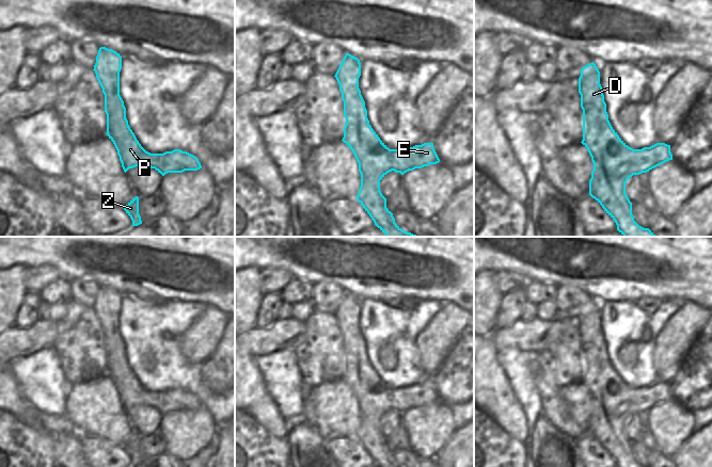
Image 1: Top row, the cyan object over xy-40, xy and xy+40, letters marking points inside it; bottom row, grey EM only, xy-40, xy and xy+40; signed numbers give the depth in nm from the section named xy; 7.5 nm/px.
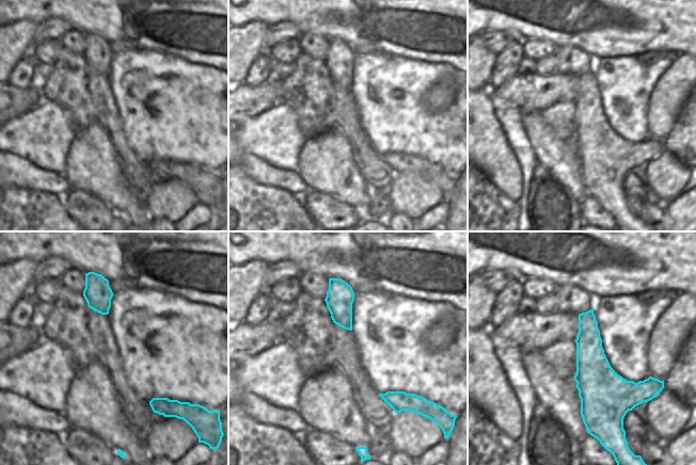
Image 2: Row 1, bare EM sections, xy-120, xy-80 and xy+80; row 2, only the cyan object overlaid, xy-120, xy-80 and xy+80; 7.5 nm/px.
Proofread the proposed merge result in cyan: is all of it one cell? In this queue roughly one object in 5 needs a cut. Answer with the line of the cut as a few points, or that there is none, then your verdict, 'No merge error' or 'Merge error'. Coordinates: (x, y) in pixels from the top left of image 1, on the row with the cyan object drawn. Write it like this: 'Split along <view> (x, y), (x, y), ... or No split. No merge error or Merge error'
No split. No merge error

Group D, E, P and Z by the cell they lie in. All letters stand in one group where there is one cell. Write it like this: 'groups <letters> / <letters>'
groups D E P Z

